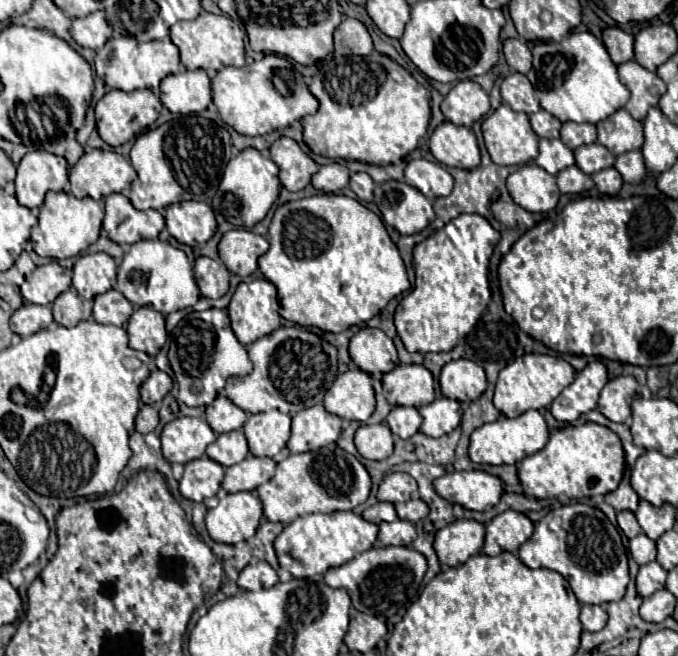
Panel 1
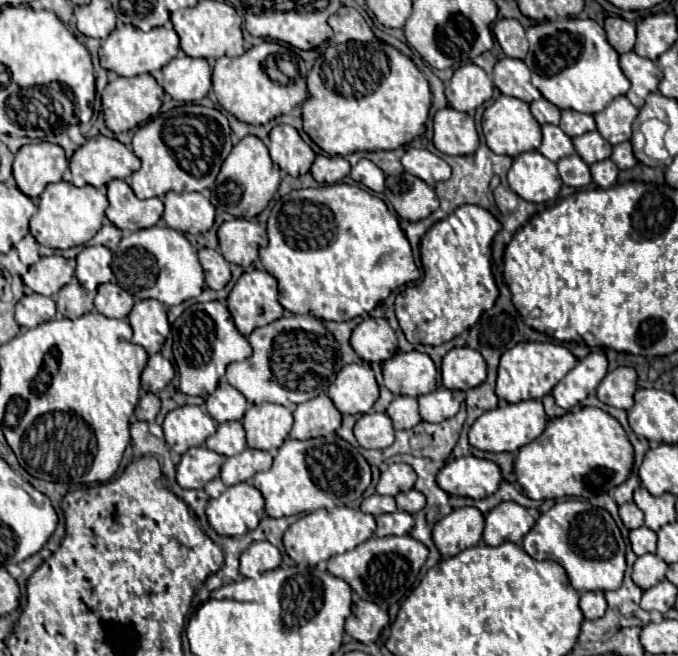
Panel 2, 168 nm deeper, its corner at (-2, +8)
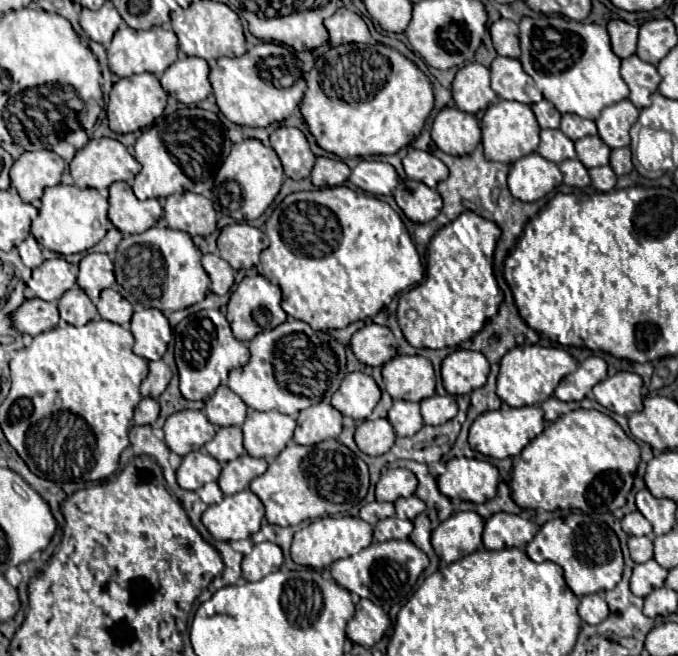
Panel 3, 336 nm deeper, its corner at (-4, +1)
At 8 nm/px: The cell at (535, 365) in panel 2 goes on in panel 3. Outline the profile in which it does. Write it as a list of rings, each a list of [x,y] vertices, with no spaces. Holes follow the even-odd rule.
[[[520,345],[508,351],[500,361],[498,375],[498,397],[510,407],[538,405],[552,397],[556,385],[568,373],[574,373],[578,367],[576,359],[558,347],[542,347],[542,345]]]

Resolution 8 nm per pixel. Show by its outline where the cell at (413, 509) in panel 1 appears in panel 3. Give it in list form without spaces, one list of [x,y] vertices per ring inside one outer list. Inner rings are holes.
[[[412,495],[412,497],[406,497],[406,499],[398,499],[396,503],[394,503],[394,507],[396,507],[396,517],[400,517],[400,519],[414,519],[418,513],[422,513],[424,509],[426,509],[426,505],[416,497],[416,495]]]

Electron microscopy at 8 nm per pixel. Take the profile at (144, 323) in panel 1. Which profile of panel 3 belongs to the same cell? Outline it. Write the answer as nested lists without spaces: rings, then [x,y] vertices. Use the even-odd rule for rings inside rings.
[[[144,309],[132,315],[130,331],[134,335],[134,353],[158,361],[166,353],[166,345],[172,339],[172,329],[166,317],[158,309]]]

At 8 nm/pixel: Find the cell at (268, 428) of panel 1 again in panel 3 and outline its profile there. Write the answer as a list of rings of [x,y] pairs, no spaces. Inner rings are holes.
[[[248,409],[248,417],[242,425],[244,449],[252,457],[272,461],[292,439],[296,421],[278,411],[256,411]]]

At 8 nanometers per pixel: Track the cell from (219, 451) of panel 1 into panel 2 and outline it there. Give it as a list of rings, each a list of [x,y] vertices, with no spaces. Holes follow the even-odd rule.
[[[224,422],[218,424],[214,436],[206,440],[206,446],[222,456],[234,456],[246,450],[246,434],[242,422]]]

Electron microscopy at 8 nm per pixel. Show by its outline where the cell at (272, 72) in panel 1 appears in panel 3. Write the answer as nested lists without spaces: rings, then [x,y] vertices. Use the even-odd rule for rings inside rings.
[[[243,19],[246,40],[253,40],[252,49],[242,57],[220,57],[216,67],[210,69],[210,83],[216,103],[228,121],[246,127],[268,127],[270,123],[284,121],[302,101],[306,81],[300,71],[296,55],[278,43],[265,43],[255,38]]]

